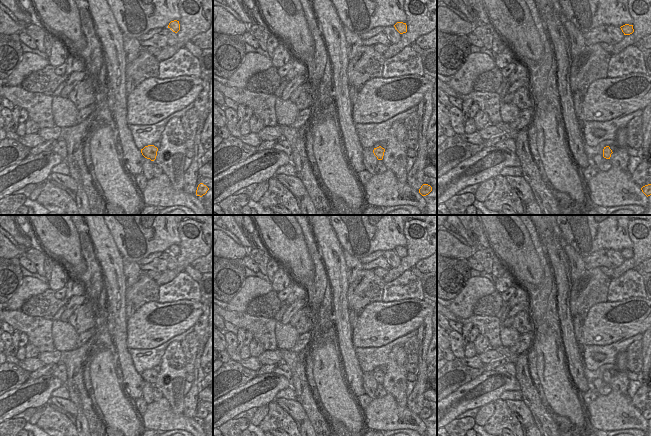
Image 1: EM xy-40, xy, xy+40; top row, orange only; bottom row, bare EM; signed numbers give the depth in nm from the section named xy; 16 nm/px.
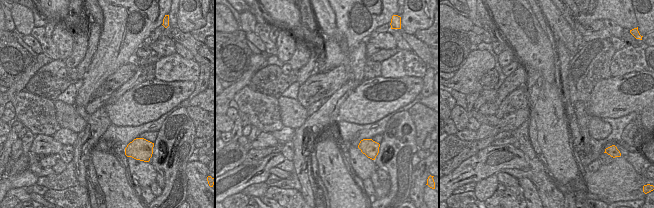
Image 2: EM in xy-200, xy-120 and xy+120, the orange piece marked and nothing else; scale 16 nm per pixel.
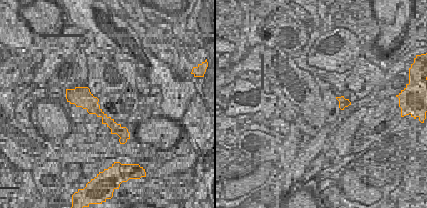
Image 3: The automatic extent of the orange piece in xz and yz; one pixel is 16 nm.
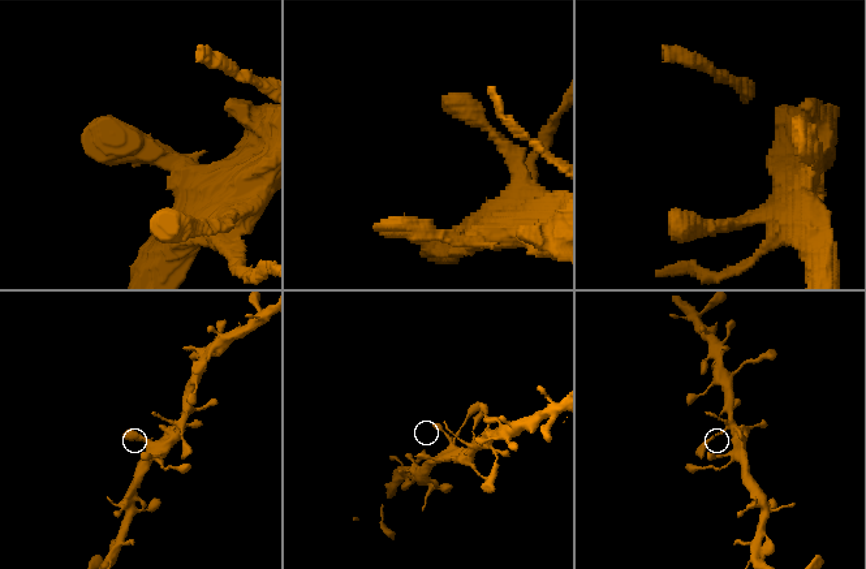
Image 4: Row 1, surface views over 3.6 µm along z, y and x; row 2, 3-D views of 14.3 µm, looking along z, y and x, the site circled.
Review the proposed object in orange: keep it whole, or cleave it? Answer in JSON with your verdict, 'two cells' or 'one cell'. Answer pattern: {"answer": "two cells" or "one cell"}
{"answer": "one cell"}

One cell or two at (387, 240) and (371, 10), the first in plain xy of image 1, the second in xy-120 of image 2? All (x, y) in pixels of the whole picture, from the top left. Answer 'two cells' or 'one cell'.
one cell

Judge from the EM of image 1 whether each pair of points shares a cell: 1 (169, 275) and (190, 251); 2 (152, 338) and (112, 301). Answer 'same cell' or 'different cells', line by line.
1: same cell
2: different cells

